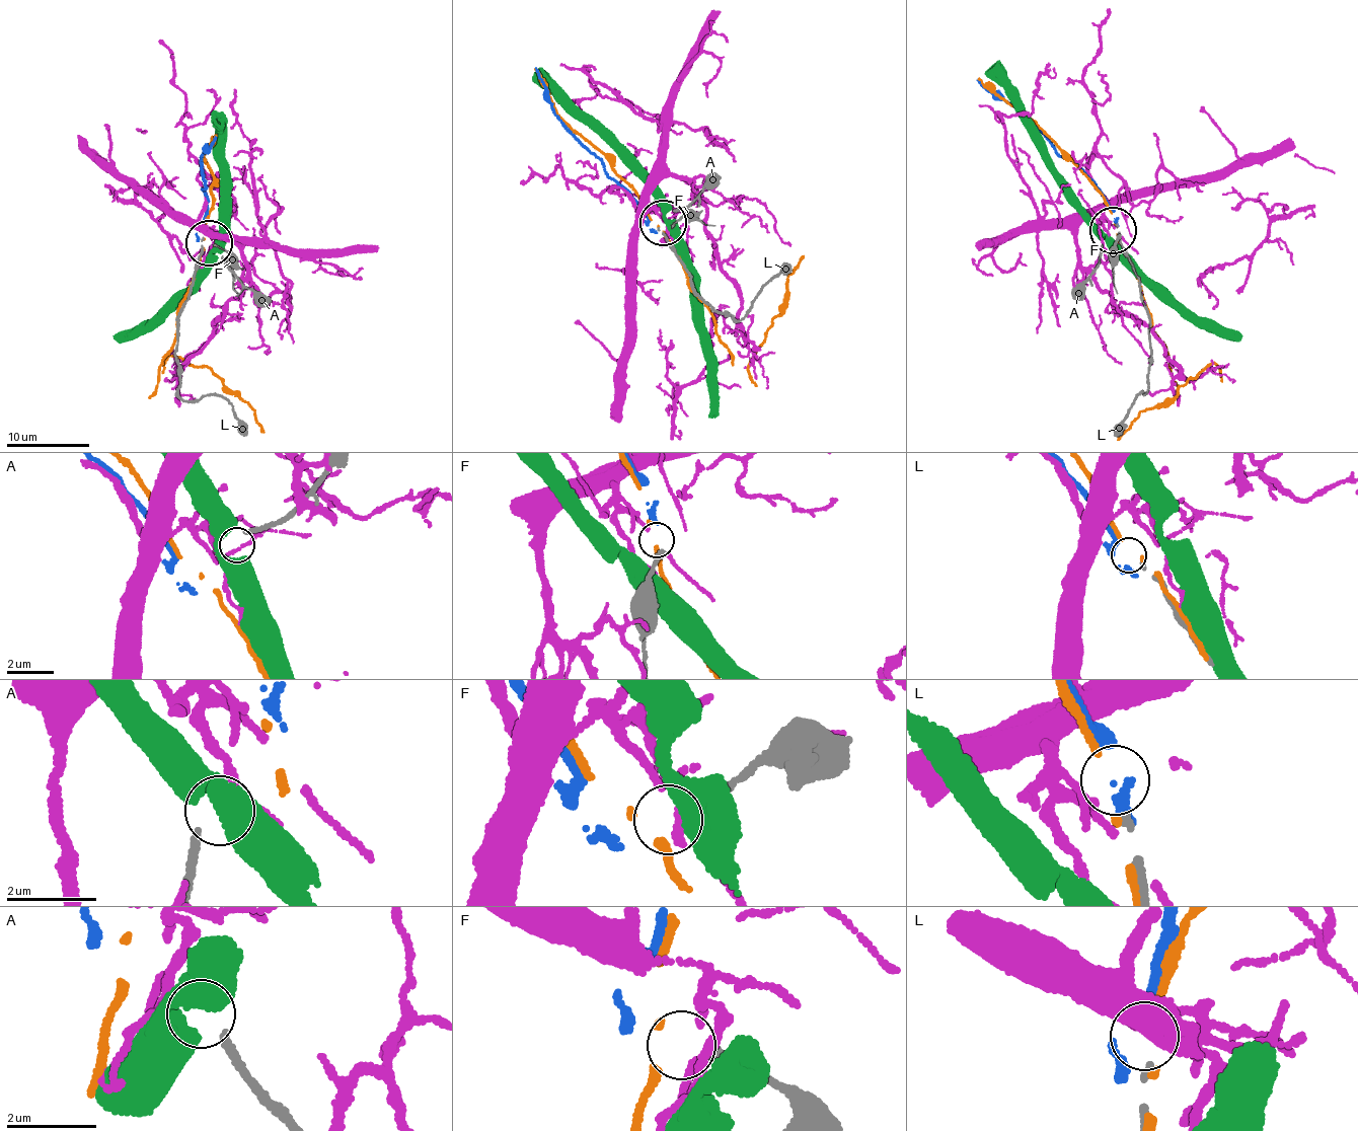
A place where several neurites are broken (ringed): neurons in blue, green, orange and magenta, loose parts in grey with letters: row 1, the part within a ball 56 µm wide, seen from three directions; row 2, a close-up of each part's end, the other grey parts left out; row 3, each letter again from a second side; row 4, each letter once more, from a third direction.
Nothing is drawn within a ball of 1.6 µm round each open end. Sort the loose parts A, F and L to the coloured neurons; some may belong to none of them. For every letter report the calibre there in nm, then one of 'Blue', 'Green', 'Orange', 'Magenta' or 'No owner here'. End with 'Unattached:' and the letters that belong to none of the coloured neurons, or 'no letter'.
A: Thickness 170 nm. No owner here
F: Thickness 200 nm. No owner here
L: Thickness 120 nm. Blue
Unattached: A, F

